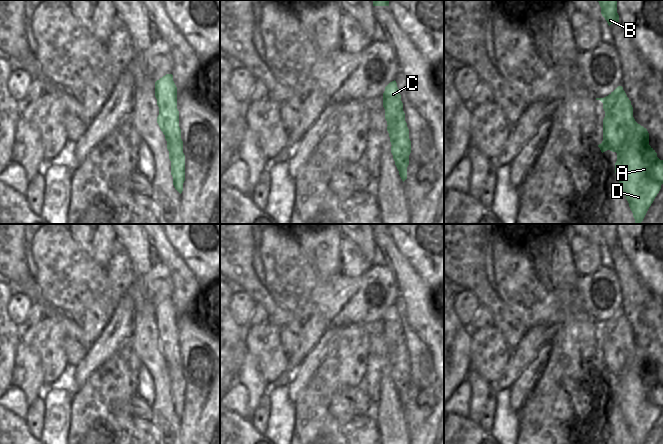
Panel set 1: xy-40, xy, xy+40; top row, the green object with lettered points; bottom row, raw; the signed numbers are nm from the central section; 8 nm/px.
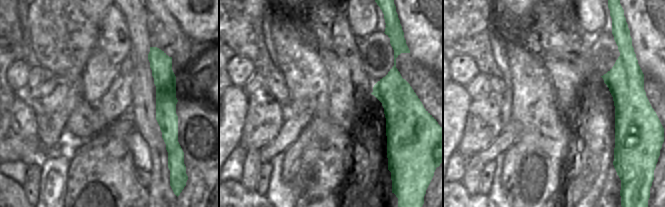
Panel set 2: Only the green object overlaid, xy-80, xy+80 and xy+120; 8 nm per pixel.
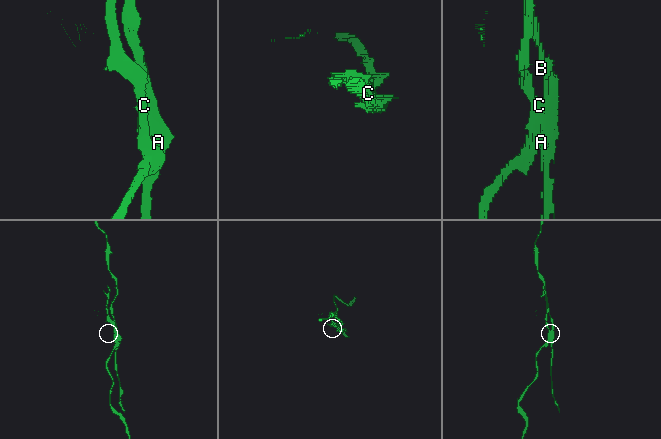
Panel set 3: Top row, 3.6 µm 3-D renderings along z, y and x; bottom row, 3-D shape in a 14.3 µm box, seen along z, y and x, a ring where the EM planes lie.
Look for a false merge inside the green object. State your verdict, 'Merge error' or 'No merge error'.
Merge error.

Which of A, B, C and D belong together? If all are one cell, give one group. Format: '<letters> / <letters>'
A B D / C

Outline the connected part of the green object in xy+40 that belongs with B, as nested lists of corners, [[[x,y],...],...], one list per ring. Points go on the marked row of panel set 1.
[[[598,0],[601,7],[601,14],[610,26],[614,22],[619,22],[617,13],[617,0]]]

